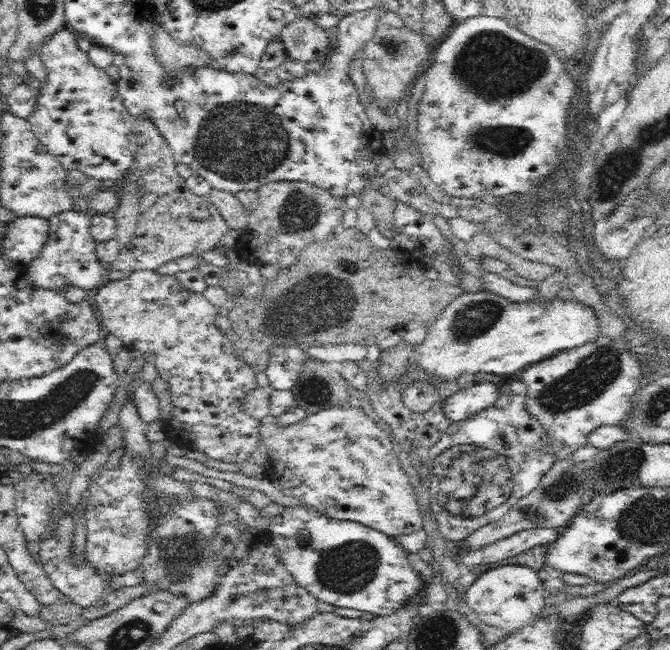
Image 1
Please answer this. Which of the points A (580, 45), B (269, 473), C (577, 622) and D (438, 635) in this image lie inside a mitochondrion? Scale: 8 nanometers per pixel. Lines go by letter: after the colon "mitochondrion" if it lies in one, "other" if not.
A: other
B: other
C: other
D: mitochondrion

